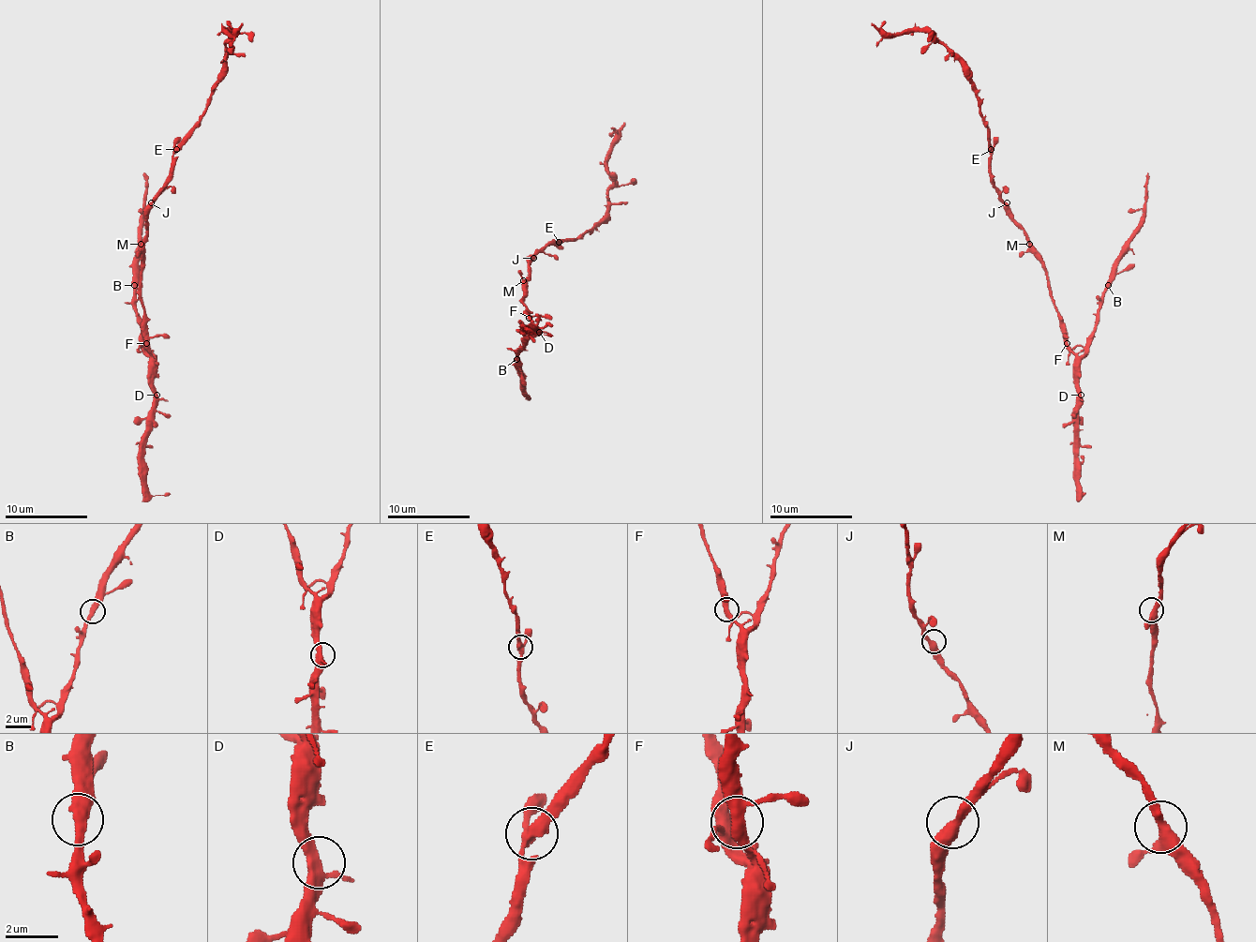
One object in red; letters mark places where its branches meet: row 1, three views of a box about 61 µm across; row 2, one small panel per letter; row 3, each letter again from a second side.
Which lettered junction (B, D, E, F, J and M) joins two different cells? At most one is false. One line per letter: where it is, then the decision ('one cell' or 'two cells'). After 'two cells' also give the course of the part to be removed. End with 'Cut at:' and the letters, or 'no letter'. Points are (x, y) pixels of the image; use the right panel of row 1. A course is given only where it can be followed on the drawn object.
B: place (1108, 285); one cell
D: place (1081, 395); one cell
E: place (991, 149); one cell
F: place (1067, 343); one cell
J: place (1007, 202); one cell
M: place (1029, 244); one cell
Cut at: no letter

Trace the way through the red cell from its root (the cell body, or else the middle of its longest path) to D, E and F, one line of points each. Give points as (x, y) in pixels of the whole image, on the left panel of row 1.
D: (142, 244), (141, 302), (144, 310), (144, 348), (151, 353), (151, 387), (156, 395)
E: (142, 244), (146, 235), (146, 209), (170, 173), (171, 155), (175, 149)
F: (142, 244), (141, 302), (144, 310), (146, 343)

